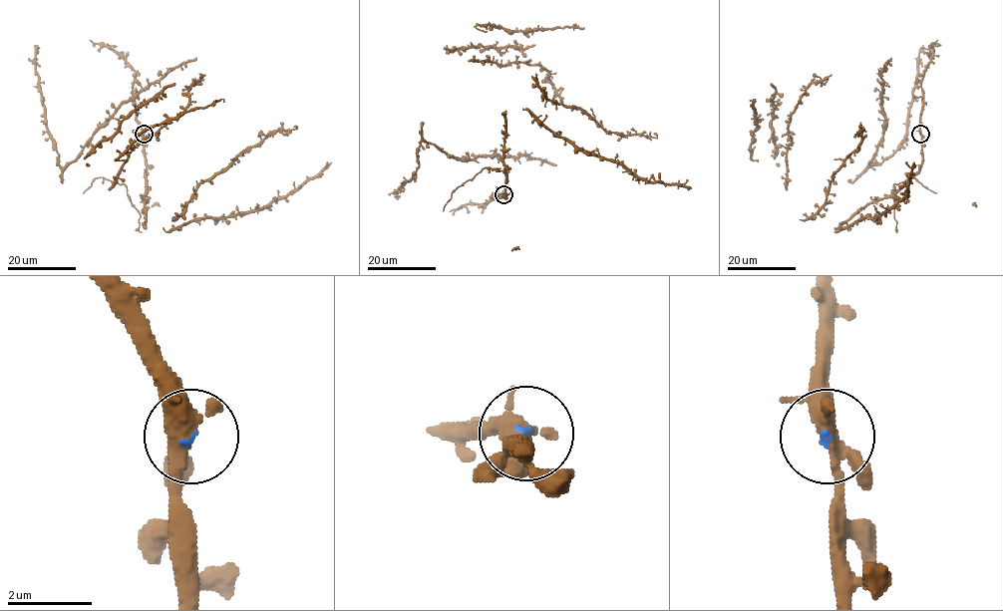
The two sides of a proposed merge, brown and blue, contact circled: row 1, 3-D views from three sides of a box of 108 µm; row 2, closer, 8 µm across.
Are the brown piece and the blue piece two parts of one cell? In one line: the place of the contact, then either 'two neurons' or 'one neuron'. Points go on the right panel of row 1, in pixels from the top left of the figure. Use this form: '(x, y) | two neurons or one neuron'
(920, 134) | one neuron

